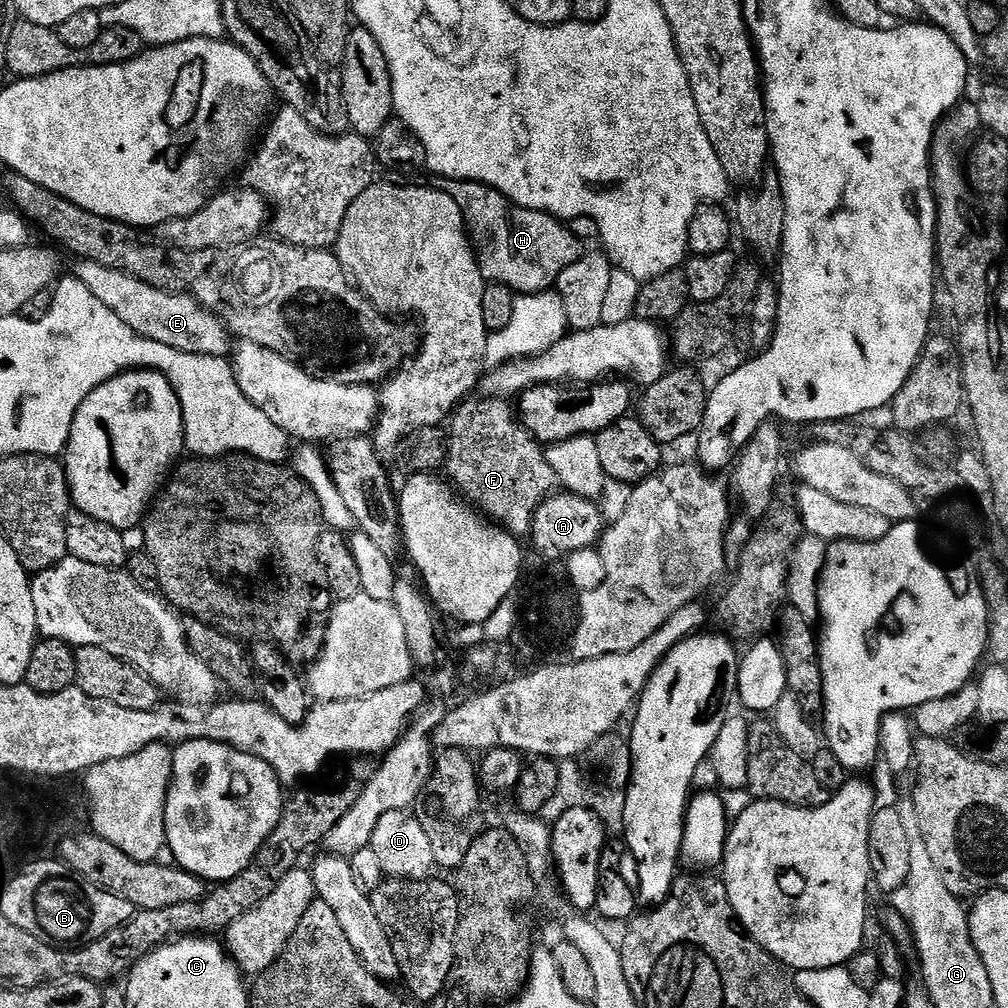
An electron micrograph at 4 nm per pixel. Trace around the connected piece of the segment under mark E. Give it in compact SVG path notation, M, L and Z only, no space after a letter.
M82 260L75 266L77 267L74 272L75 279L80 280L82 286L86 286L86 290L90 290L90 294L94 294L94 298L98 298L102 306L106 306L106 310L116 314L122 322L126 322L126 326L130 326L130 330L134 330L140 336L154 338L154 342L162 342L165 346L172 346L174 350L199 356L224 356L227 353L228 340L230 341L228 329L211 312L205 311L200 304L197 304L191 296L163 292L154 286L146 286L146 282L138 282L138 278L130 274L106 266L98 266L98 262Z

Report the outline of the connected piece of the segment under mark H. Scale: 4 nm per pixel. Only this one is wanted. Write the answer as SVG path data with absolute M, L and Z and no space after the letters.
M440 178L435 181L434 187L447 194L458 206L472 250L476 254L476 265L485 281L509 288L513 294L540 294L547 289L544 288L547 284L548 287L555 285L558 276L581 258L582 241L574 237L571 230L555 216L520 208L493 188L487 188L485 184L476 184L472 180Z

